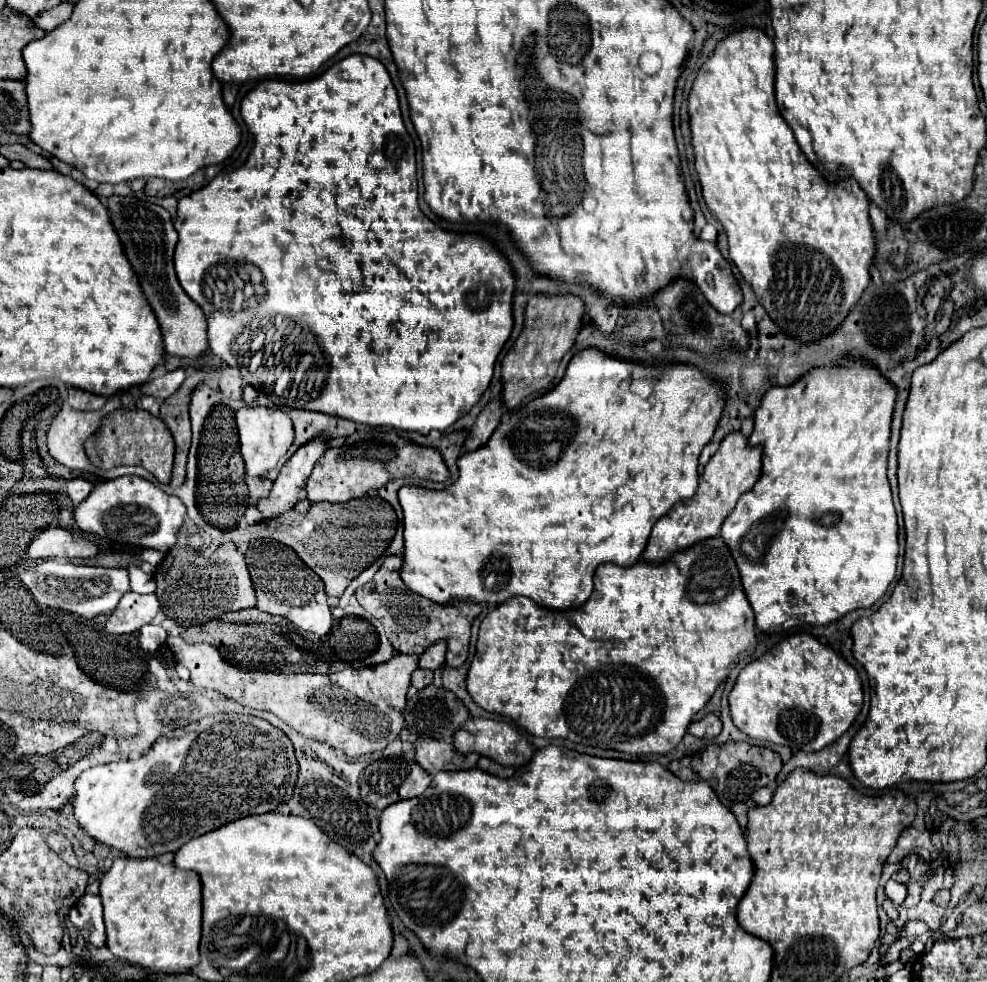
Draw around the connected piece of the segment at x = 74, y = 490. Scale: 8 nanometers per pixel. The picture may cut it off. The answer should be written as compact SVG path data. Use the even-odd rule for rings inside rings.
M76 477L76 479L68 481L68 495L74 503L82 503L90 495L90 491L92 491L92 483L86 479Z

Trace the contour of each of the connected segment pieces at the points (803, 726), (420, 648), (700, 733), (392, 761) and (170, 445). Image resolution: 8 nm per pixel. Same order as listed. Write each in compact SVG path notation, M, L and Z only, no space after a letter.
M794 633L776 643L760 659L748 663L730 693L730 715L734 725L758 741L786 745L798 751L818 751L834 743L862 709L862 681L856 669L830 645L820 643L810 633Z
M388 555L384 557L384 563L380 571L374 575L370 583L364 587L356 589L356 599L360 605L378 621L382 621L386 635L394 649L398 653L408 653L408 655L420 655L424 653L434 641L444 639L448 643L448 653L446 653L446 665L450 667L460 667L466 657L468 657L468 645L470 645L470 627L472 621L488 607L486 603L434 603L418 593L414 593L408 585L404 585L402 577L402 557L398 555Z
M708 713L700 721L694 721L688 731L702 739L714 739L722 731L722 721L716 713Z
M380 757L378 761L372 761L364 769L364 777L360 781L360 795L368 805L374 805L378 809L384 809L400 799L412 799L418 797L426 791L430 785L432 777L426 773L416 759L406 759L406 757Z
M118 409L106 421L102 421L100 433L86 441L88 459L100 469L112 469L118 465L140 465L148 469L160 483L168 485L174 465L174 439L170 429L160 417L150 415L144 409Z

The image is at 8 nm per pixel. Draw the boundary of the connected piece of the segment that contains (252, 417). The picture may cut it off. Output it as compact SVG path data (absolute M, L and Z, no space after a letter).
M242 407L236 411L236 425L238 425L238 435L240 435L240 451L242 451L248 475L260 475L260 473L274 469L278 459L282 455L286 455L286 451L290 449L292 439L294 439L294 429L290 427L290 417L286 417L286 413L280 409Z

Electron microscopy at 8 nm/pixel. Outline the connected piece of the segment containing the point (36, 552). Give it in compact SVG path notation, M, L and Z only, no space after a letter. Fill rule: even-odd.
M48 527L40 531L28 545L32 559L86 559L96 557L98 547L84 539L74 537L62 527Z

